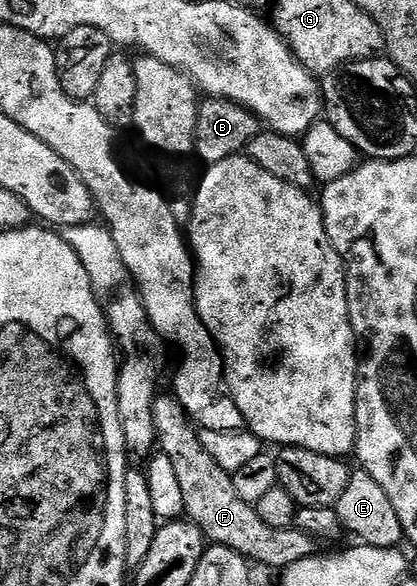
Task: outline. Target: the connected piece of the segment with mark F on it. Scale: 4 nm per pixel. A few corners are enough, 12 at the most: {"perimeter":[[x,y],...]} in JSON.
{"perimeter":[[175,396],[153,402],[184,515],[210,545],[276,570],[313,537],[235,494]]}

